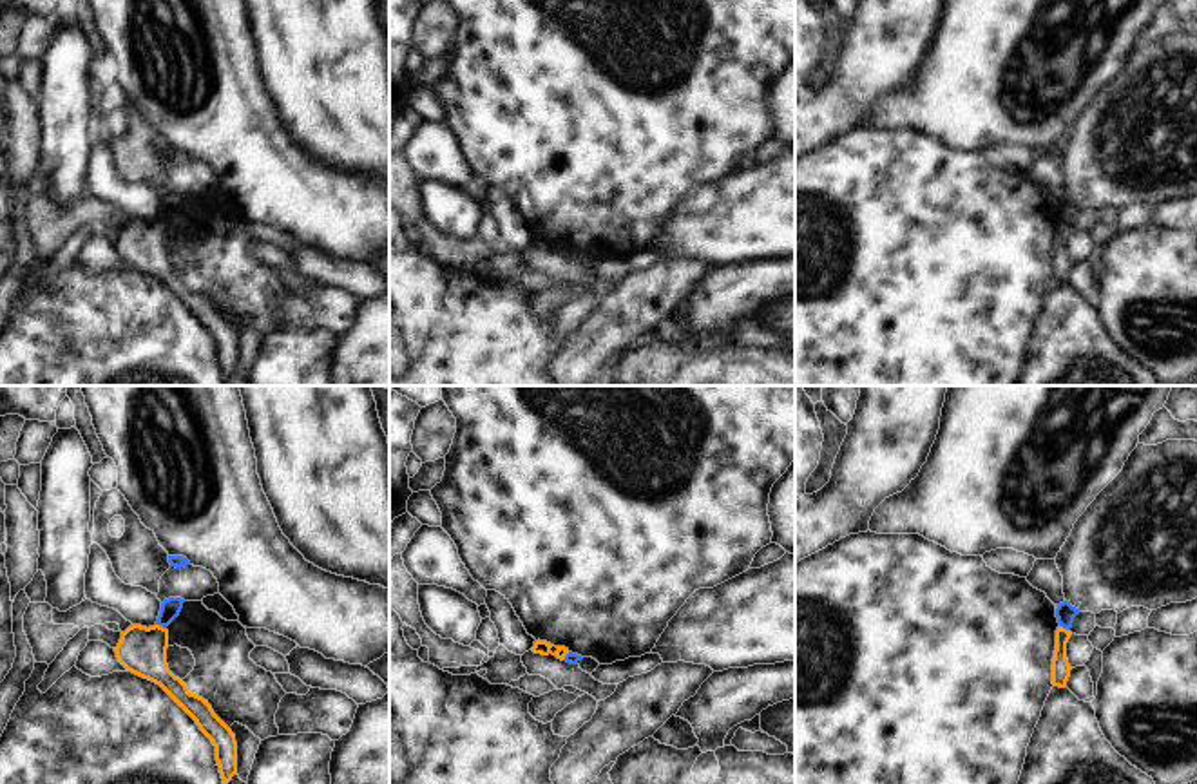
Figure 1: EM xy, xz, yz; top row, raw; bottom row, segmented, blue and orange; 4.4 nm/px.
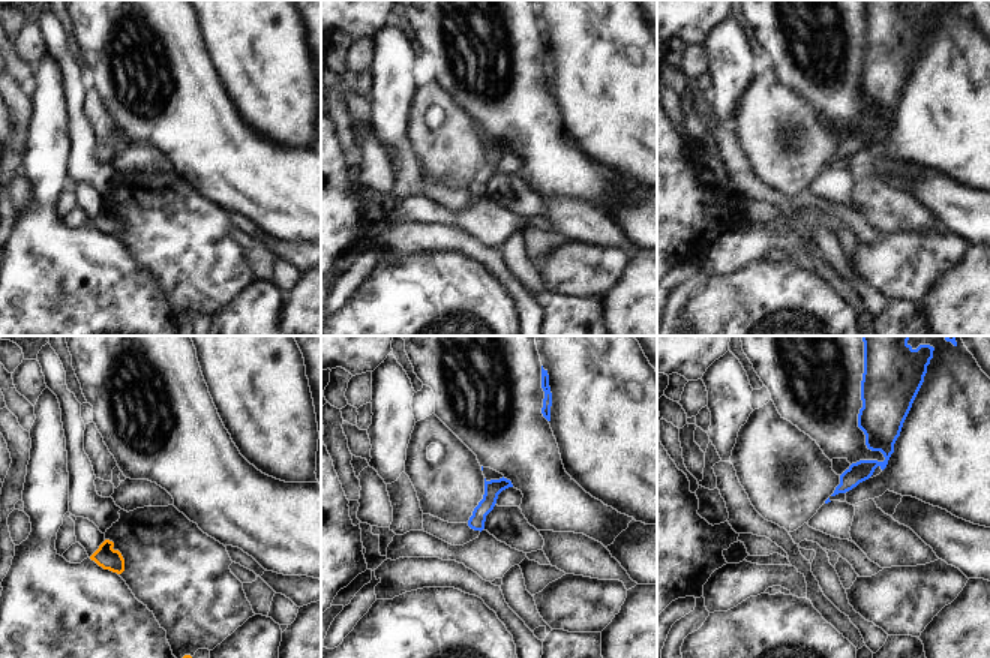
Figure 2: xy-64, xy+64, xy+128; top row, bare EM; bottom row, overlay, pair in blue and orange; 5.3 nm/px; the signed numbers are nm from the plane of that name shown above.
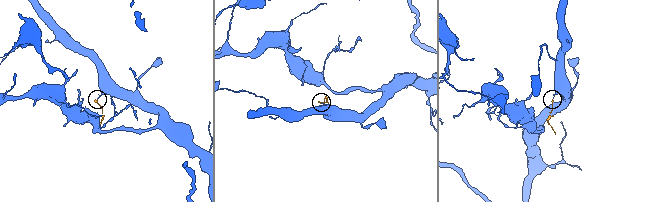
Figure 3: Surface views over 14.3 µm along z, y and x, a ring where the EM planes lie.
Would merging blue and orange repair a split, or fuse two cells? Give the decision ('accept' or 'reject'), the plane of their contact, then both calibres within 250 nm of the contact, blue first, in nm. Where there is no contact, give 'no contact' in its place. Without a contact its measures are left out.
reject; meets blue in xy; 90 nm thick on the blue side, 220 nm on the other

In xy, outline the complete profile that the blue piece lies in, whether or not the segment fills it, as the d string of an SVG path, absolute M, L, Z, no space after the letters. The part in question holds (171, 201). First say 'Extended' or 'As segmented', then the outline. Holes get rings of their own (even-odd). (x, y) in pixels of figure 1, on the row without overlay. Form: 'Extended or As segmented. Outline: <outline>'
As segmented. Outline: M168 192L161 197L161 205L158 210L156 219L167 223L181 206L185 194L181 192Z

